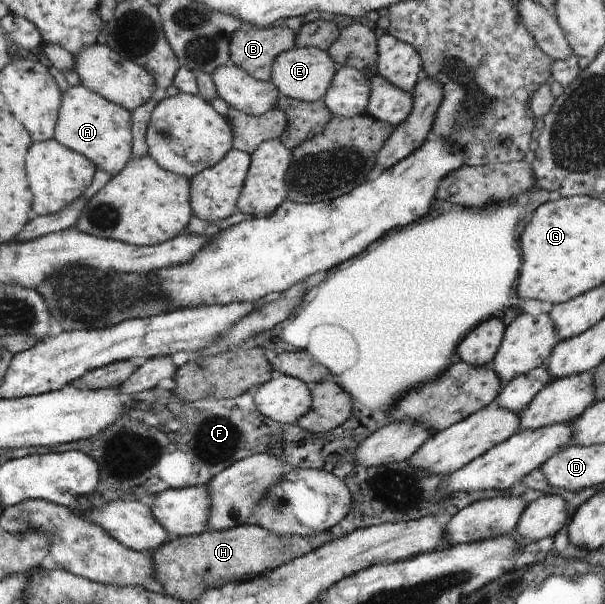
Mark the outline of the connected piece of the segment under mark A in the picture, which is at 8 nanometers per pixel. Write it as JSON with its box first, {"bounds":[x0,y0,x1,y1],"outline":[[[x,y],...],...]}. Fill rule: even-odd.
{"bounds":[54,84,132,176],"outline":[[[82,84],[77,87],[70,86],[62,93],[54,139],[67,149],[84,155],[97,170],[114,176],[131,160],[132,116],[127,109],[104,99],[99,93],[89,91]]]}

